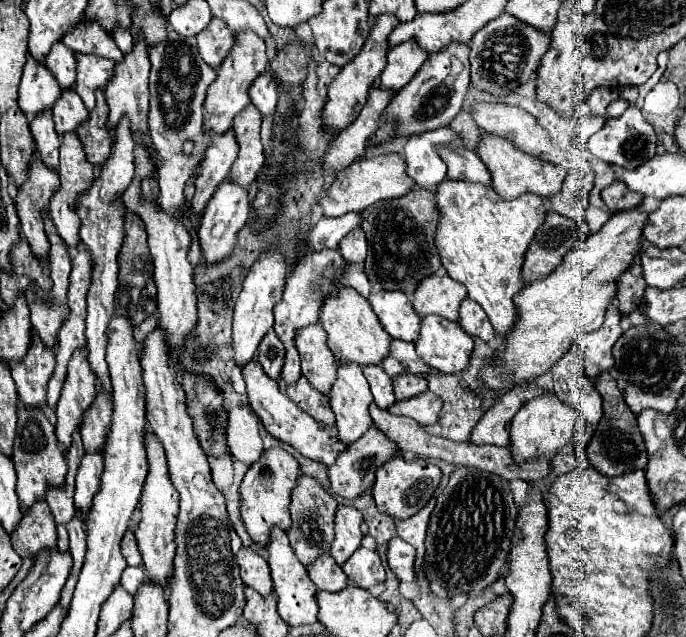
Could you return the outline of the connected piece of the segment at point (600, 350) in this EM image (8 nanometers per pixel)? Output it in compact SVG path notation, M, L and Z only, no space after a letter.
M616 305L608 307L608 315L604 315L604 323L598 331L582 335L580 343L584 347L584 369L590 379L596 379L600 371L608 371L614 365L612 347L620 339L620 311Z

